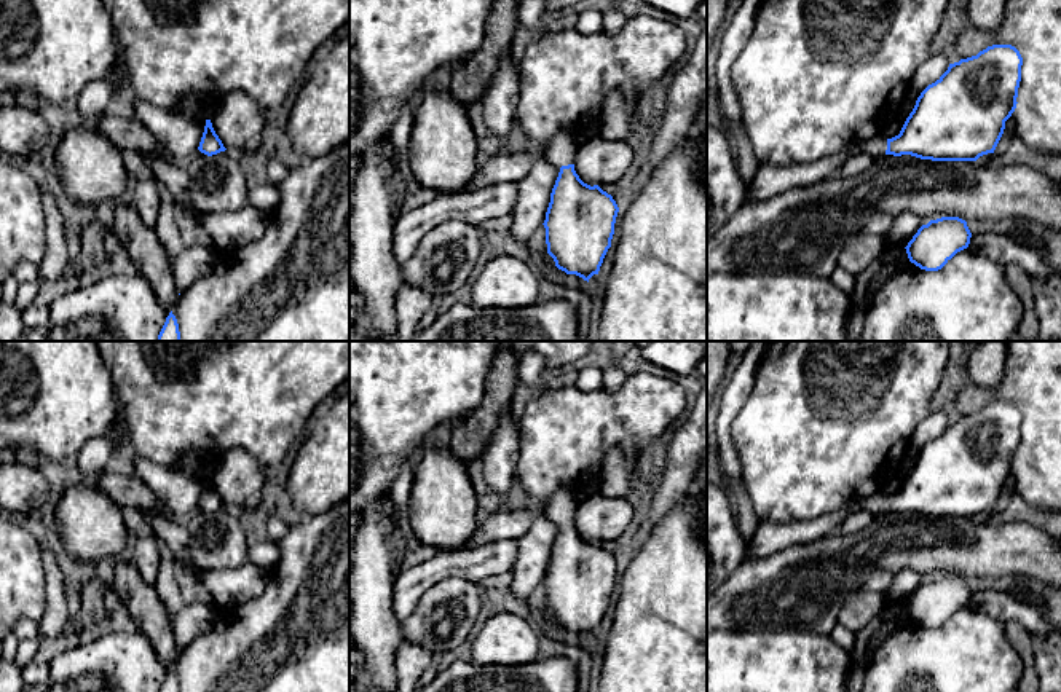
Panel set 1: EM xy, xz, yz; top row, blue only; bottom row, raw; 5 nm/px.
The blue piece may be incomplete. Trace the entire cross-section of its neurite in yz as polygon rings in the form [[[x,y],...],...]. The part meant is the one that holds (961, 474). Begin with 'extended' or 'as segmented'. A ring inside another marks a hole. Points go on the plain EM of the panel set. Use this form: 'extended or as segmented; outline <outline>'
extended; outline [[[992,402],[976,413],[949,421],[948,427],[921,450],[898,493],[887,497],[884,493],[874,493],[807,521],[758,520],[748,553],[755,558],[764,558],[796,544],[817,541],[839,529],[841,523],[857,512],[871,515],[911,512],[932,518],[976,518],[983,512],[994,510],[1004,491],[1005,478],[1018,461],[1021,423],[1023,415],[1012,402]]]

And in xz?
extended; outline [[[563,485],[546,505],[546,517],[560,525],[558,534],[550,550],[550,560],[546,569],[546,601],[547,611],[554,615],[555,623],[566,631],[576,631],[589,639],[598,631],[603,615],[611,604],[614,580],[619,564],[611,552],[598,542],[584,541],[574,528],[576,499],[573,488]]]

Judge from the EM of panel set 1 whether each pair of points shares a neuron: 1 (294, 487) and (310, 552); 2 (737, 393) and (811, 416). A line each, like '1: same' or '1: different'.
1: different
2: different

